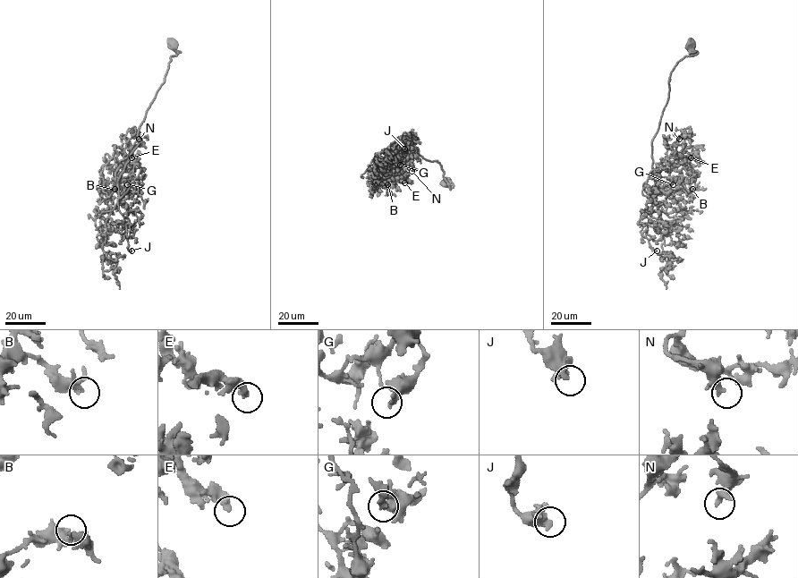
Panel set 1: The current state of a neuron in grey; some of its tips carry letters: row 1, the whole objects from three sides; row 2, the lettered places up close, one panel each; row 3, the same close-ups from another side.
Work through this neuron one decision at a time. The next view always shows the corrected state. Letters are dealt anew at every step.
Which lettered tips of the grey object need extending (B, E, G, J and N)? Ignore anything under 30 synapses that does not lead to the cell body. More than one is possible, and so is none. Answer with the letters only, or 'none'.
none

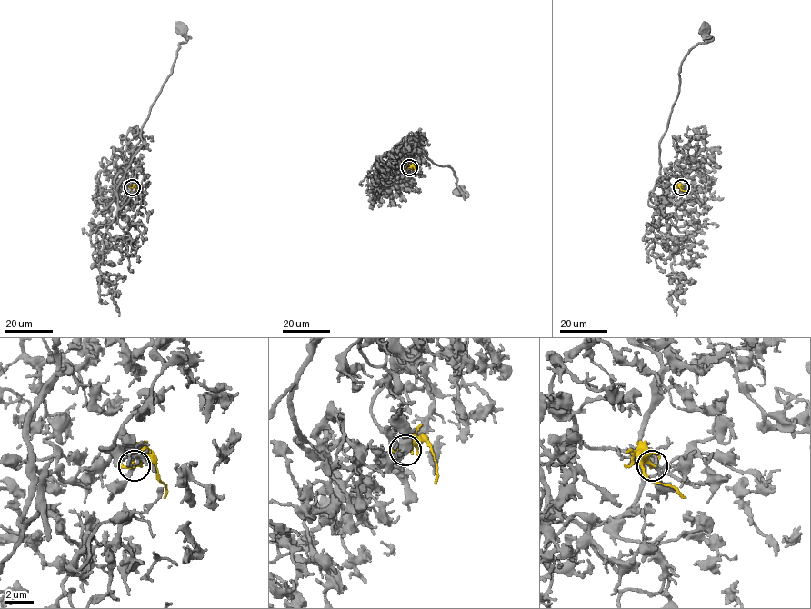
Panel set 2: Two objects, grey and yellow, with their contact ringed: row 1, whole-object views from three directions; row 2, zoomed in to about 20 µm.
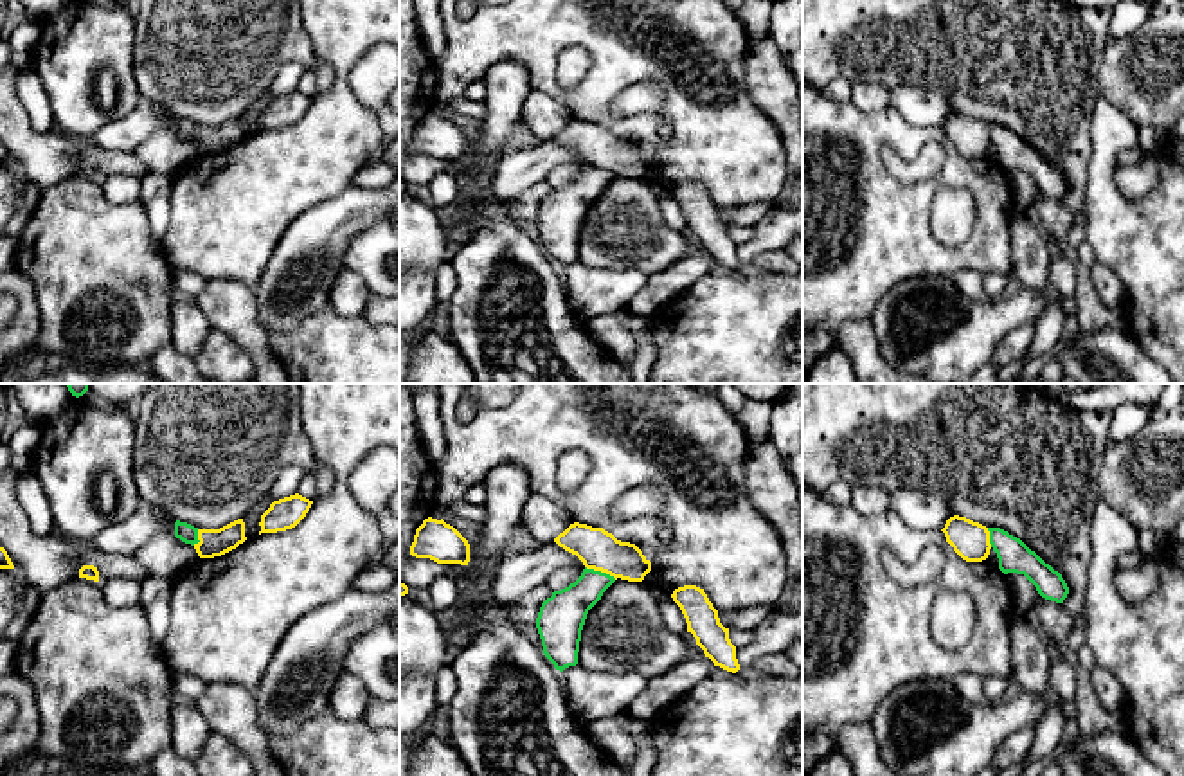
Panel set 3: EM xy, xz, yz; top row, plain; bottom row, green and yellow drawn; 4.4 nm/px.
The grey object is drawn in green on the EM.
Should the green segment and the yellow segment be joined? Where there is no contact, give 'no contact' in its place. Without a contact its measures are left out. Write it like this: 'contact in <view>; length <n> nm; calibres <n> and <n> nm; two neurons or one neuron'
contact in xz; length 160 nm; calibres 200 and 180 nm; two neurons

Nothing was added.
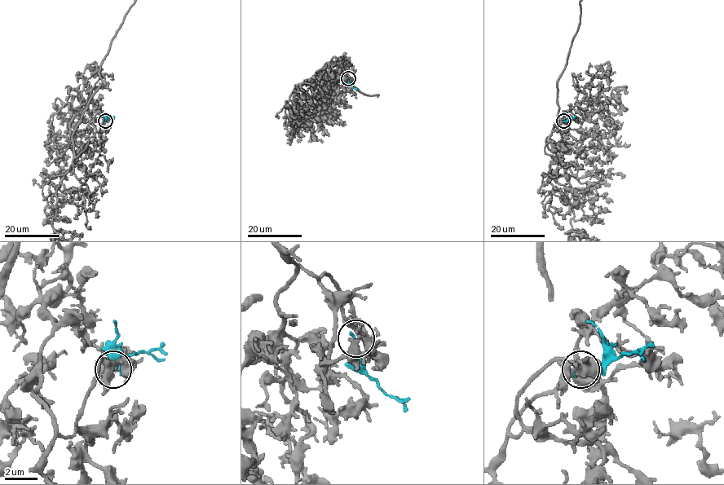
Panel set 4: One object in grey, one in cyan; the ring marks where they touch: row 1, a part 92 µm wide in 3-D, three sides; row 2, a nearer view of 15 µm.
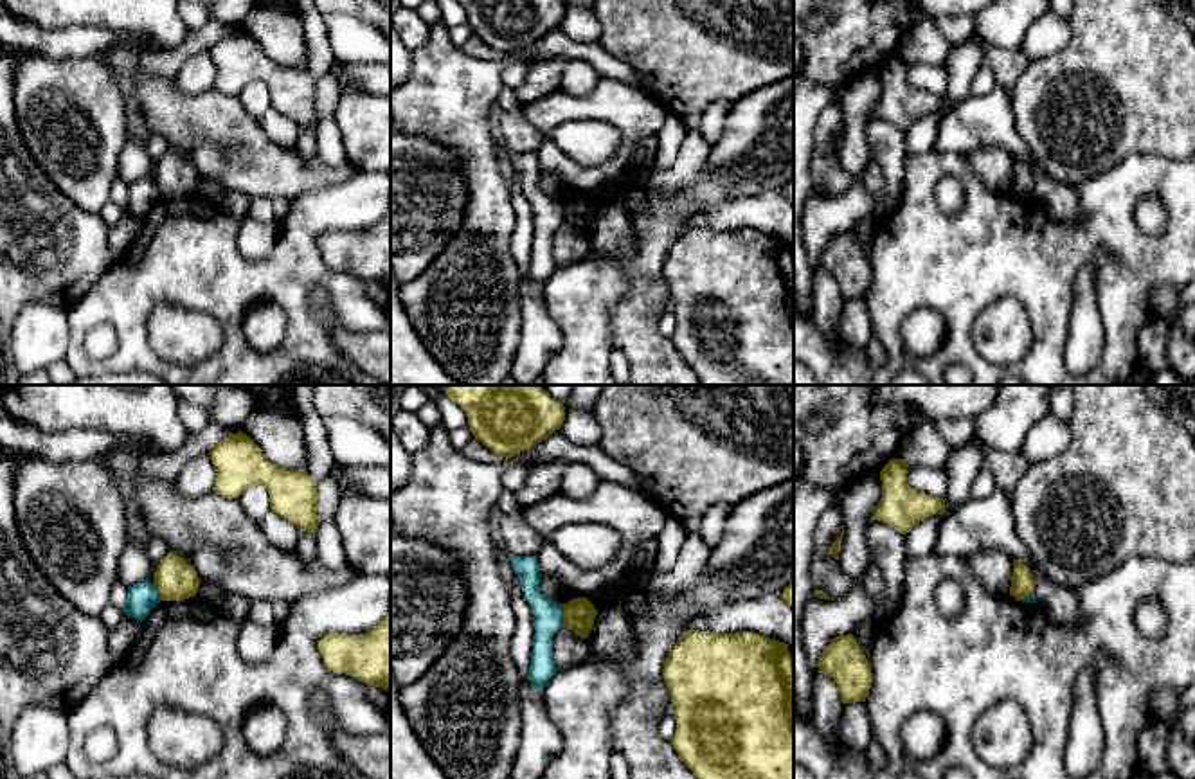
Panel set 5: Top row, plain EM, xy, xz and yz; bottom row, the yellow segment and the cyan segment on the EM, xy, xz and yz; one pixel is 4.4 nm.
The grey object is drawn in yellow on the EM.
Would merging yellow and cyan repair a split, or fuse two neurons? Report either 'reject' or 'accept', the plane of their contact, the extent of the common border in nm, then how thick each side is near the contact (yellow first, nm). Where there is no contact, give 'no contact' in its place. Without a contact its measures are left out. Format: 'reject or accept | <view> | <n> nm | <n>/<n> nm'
reject | xz | 100 nm | 140/140 nm

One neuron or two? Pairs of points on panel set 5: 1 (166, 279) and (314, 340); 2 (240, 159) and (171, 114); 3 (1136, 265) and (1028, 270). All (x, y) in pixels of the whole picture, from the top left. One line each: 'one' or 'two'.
1: one
2: one
3: one

